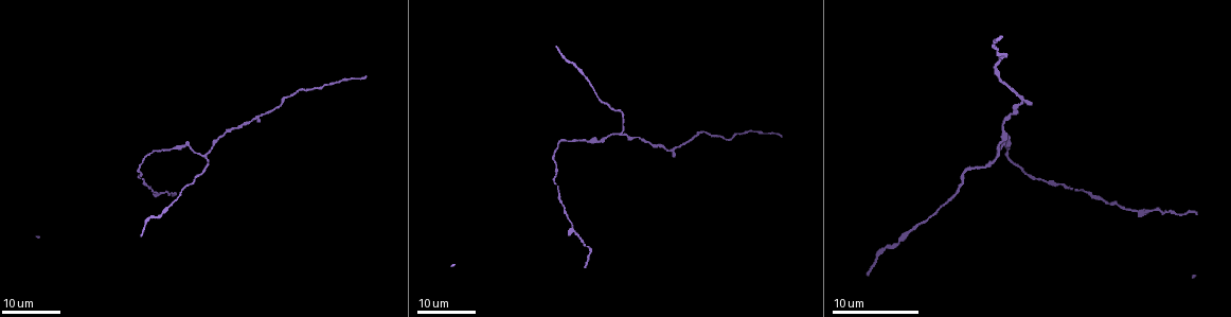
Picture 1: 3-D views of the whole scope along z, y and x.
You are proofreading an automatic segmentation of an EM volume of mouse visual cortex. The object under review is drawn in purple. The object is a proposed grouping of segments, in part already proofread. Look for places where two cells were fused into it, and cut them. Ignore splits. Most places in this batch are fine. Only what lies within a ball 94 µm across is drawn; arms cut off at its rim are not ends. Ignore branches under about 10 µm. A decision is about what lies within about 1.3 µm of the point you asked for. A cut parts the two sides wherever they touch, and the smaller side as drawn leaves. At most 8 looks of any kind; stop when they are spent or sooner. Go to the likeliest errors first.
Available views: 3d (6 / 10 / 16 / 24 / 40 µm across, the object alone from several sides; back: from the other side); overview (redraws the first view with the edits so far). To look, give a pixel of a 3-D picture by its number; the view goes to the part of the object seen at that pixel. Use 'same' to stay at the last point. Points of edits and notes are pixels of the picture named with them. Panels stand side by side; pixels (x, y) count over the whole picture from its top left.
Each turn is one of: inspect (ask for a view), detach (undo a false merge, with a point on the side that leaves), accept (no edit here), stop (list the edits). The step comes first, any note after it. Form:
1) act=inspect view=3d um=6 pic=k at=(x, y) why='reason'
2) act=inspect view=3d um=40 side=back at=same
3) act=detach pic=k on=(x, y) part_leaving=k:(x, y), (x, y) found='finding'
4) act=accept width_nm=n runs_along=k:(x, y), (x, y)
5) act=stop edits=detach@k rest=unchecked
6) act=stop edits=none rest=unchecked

act=inspect view=3d um=24 pic=1 at=(998, 155) why='branch point'

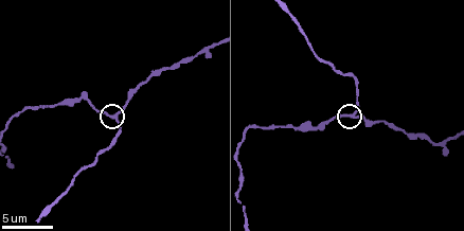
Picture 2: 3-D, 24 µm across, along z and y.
act=inspect view=3d um=10 pic=2 at=(116, 115)

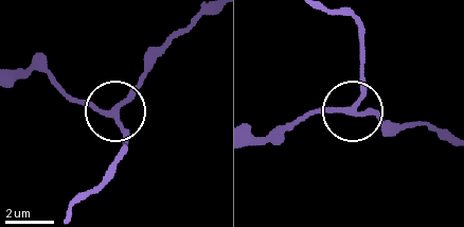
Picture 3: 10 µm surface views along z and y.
act=accept arms=3 found='continuous, no second cell'

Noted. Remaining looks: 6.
act=inspect view=3d um=24 pic=1 at=(701, 132) why='calibre changes'

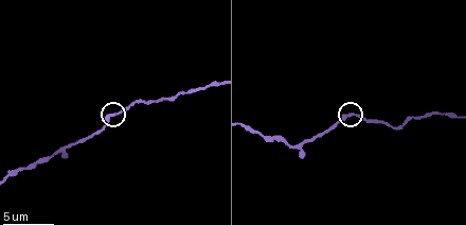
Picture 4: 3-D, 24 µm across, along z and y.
act=inspect view=3d um=6 pic=4 at=(352, 113)

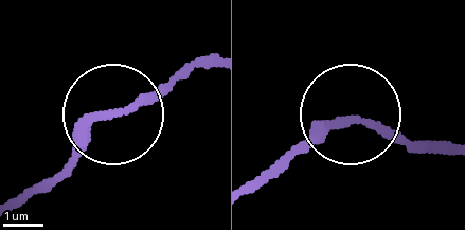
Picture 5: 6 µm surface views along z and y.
act=accept width_nm=210 runs_along=5:(249, 193), (351, 119), (428, 139) found='all the same cell'

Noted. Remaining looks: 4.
act=inspect view=3d um=10 pic=4 at=(53, 154) why='a narrow waist'

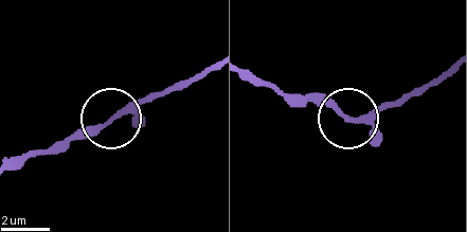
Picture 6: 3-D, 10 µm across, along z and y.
act=accept found='one cell here'

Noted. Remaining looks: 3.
act=inspect view=3d um=24 pic=1 at=(553, 161) why='a narrow waist'

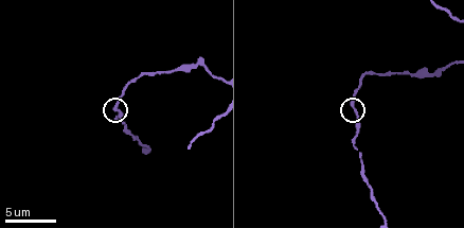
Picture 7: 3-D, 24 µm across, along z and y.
act=inspect view=3d um=6 pic=7 at=(354, 109)

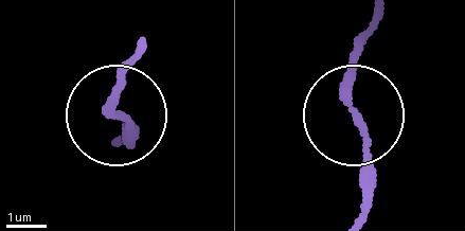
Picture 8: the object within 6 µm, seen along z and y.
act=inspect view=3d um=6 side=back pic=8 at=(123, 117)

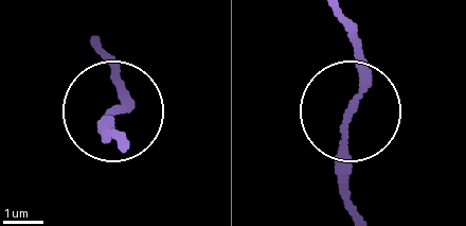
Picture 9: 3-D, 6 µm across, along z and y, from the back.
act=accept found='all the same cell'

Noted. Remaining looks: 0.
act=stop edits=none rest=unchecked

